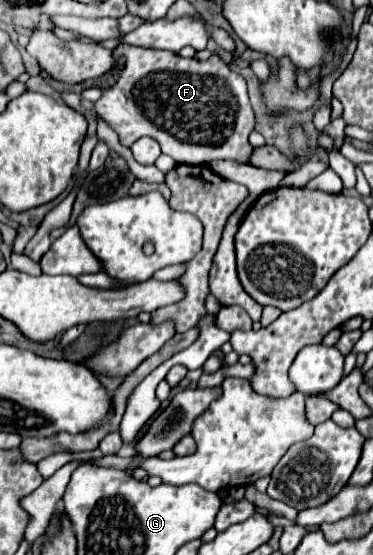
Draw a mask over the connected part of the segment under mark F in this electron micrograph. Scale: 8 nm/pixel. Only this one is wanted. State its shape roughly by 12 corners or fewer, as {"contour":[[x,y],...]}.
{"contour":[[118,44],[96,112],[122,146],[248,162],[246,80]]}

